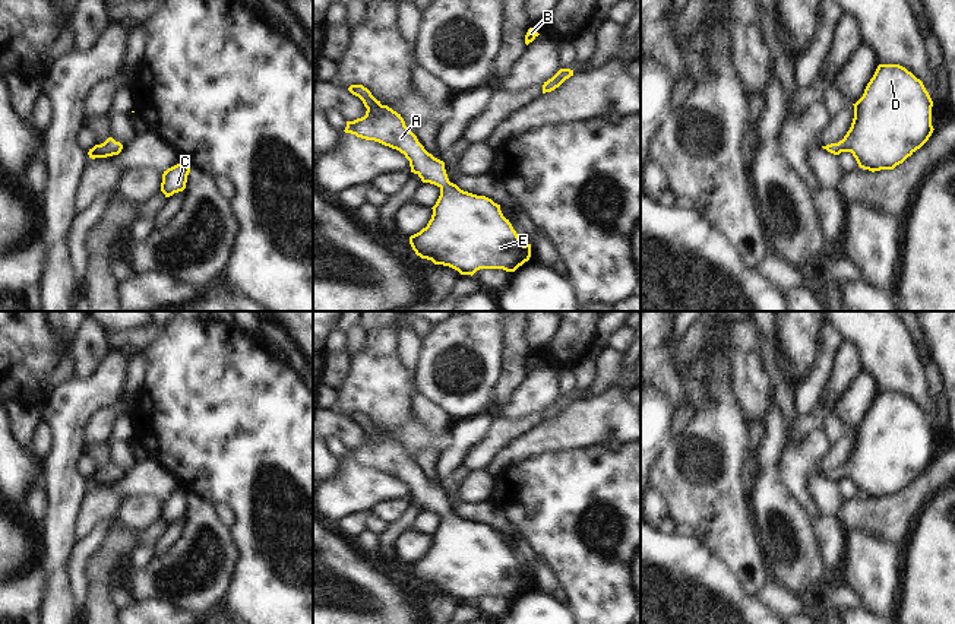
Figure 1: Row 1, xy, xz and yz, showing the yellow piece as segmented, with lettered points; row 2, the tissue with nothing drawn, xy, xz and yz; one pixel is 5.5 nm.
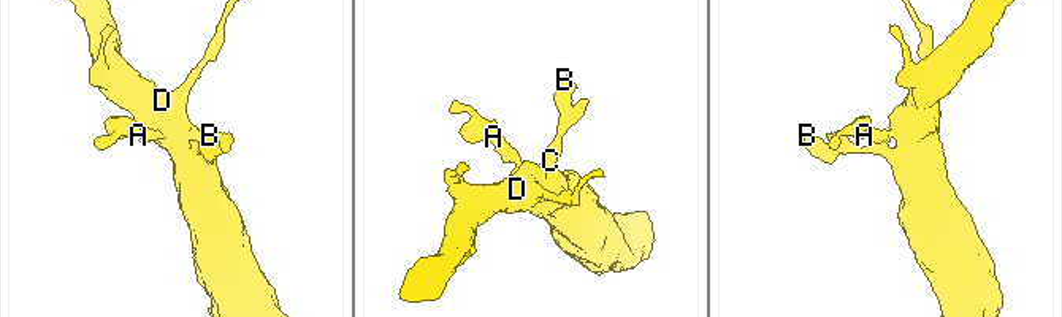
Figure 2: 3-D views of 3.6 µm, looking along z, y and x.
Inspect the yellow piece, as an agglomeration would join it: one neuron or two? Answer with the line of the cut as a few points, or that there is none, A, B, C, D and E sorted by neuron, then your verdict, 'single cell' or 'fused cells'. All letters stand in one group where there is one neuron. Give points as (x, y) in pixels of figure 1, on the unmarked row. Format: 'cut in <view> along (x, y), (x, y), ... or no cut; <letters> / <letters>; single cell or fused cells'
no cut; A B C D E; single cell

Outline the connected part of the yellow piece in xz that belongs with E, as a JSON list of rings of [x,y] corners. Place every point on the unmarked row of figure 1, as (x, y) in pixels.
[[[351,412],[348,418],[363,428],[367,438],[364,444],[347,449],[344,459],[399,478],[409,488],[411,500],[417,501],[423,510],[430,510],[440,516],[440,523],[431,535],[433,542],[427,554],[409,564],[409,571],[417,583],[471,604],[480,596],[515,599],[529,587],[531,571],[522,571],[509,547],[503,544],[500,532],[486,523],[464,519],[450,510],[445,490],[429,481],[417,463],[408,457],[401,441],[388,433],[382,433],[367,415]]]

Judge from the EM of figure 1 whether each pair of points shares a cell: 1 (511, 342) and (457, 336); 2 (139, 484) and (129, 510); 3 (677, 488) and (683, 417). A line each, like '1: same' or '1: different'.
1: different
2: different
3: different

